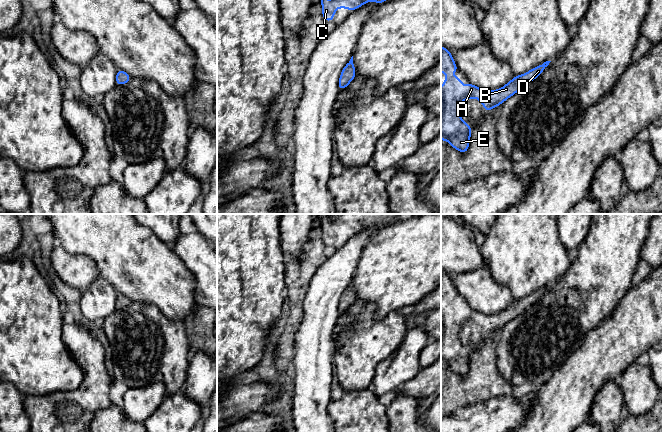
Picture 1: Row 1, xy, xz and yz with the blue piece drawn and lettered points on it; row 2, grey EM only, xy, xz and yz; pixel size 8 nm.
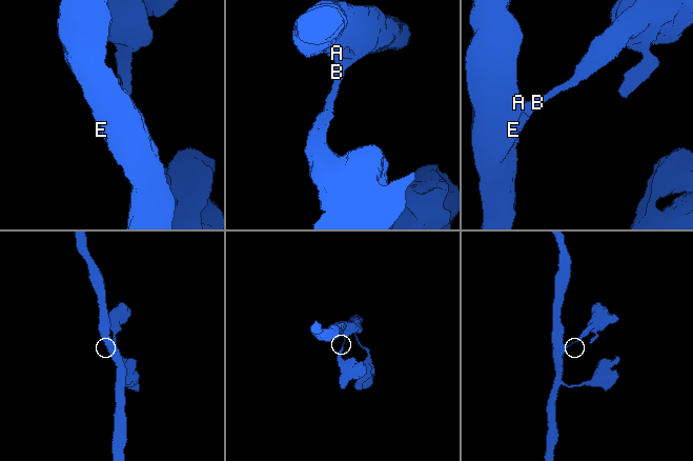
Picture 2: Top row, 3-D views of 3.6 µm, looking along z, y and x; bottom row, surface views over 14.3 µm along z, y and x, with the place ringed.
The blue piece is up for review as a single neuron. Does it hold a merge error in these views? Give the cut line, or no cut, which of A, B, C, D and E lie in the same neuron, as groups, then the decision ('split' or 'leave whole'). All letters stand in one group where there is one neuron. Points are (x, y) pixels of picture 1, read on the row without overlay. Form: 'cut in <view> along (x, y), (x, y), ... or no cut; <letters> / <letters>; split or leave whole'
no cut; A B C D E; leave whole

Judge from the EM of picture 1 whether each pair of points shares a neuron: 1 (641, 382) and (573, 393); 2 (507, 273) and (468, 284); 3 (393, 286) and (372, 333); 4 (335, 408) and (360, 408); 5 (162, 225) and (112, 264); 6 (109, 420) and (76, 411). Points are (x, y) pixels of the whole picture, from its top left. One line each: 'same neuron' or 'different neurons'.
1: different neurons
2: different neurons
3: different neurons
4: same neuron
5: different neurons
6: different neurons

